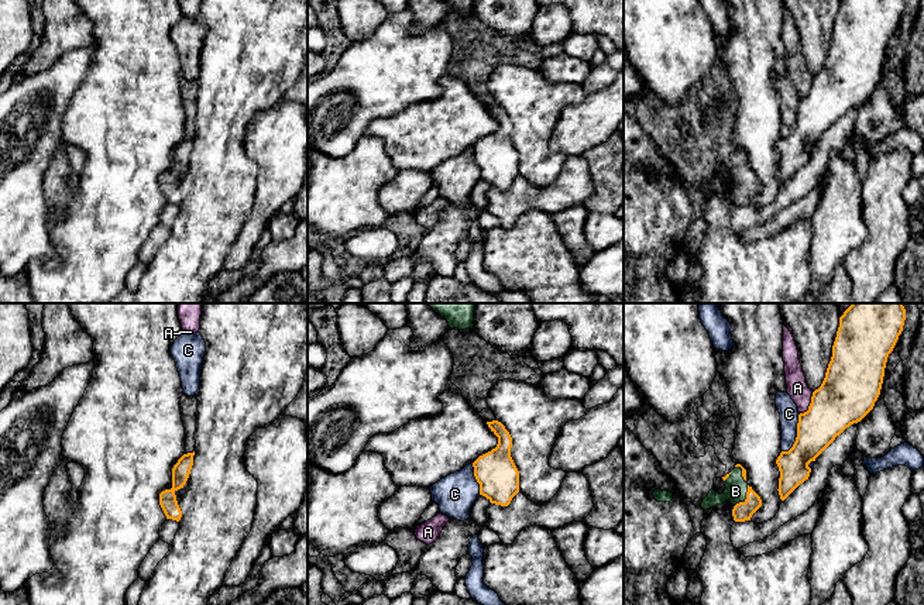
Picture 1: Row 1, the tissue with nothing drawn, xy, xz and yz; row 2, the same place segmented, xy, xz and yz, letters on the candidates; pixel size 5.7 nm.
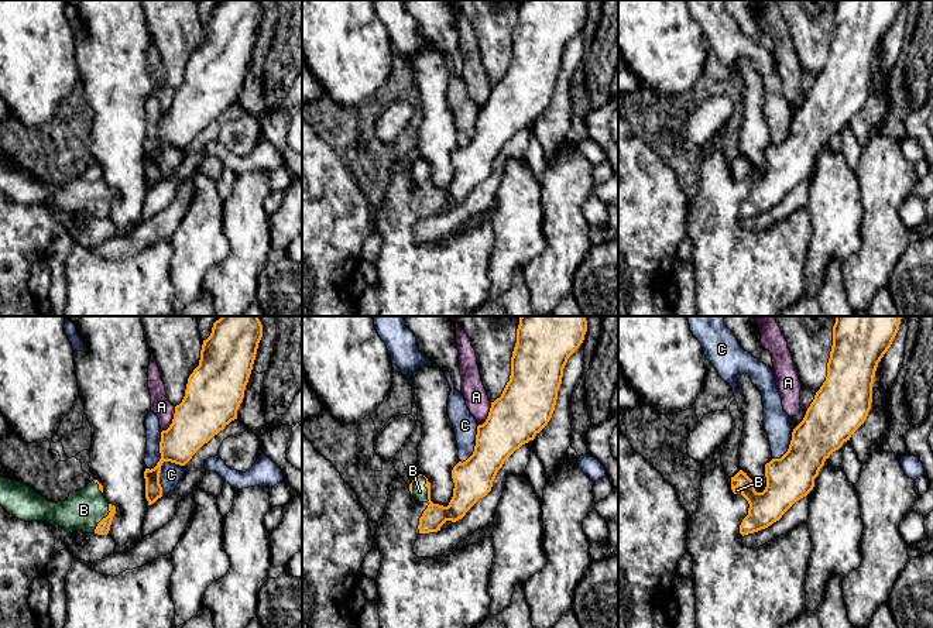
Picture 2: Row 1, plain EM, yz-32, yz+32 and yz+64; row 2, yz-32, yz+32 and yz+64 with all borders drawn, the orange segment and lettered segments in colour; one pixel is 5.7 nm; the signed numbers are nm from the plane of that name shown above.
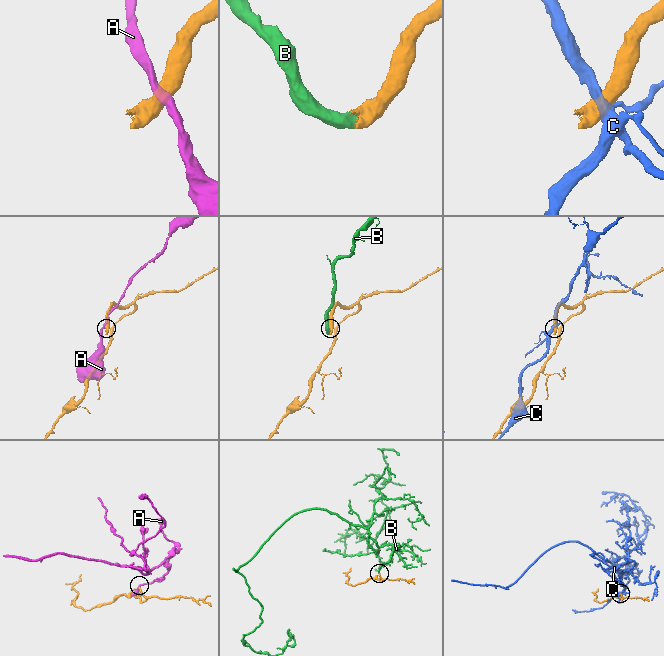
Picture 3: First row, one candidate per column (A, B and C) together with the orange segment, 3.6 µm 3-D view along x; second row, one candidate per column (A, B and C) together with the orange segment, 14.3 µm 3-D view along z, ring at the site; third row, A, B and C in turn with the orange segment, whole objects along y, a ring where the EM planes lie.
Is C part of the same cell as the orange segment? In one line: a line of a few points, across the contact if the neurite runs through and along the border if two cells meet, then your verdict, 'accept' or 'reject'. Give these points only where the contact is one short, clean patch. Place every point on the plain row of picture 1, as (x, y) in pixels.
line yz (800, 98), (796, 124), (787, 134), (782, 136); reject

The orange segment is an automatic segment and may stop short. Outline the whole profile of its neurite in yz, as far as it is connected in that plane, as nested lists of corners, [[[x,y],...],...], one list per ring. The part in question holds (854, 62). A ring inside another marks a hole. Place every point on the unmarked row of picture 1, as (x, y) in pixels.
[[[841,0],[832,41],[825,62],[813,76],[808,94],[798,99],[797,121],[789,135],[776,144],[780,155],[779,179],[784,185],[800,168],[808,164],[808,148],[846,111],[861,106],[875,90],[883,68],[889,38],[903,16],[906,0]]]

